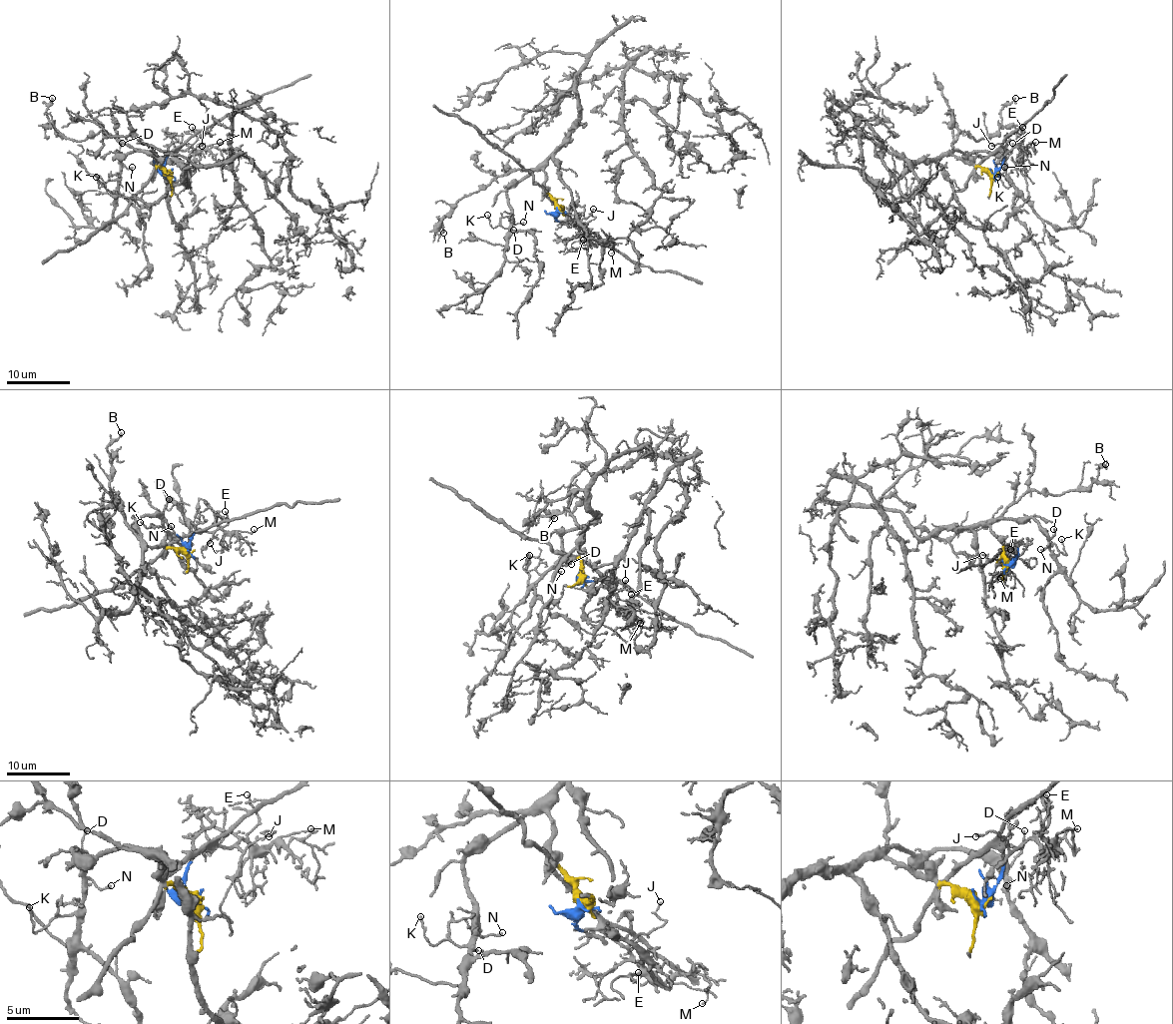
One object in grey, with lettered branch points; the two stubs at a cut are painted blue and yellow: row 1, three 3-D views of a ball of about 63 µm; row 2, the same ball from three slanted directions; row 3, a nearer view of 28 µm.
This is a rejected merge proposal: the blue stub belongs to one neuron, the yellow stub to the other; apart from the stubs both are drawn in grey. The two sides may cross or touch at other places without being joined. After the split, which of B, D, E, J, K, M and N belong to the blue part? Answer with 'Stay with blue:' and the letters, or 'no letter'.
Stay with blue: E, J, M

